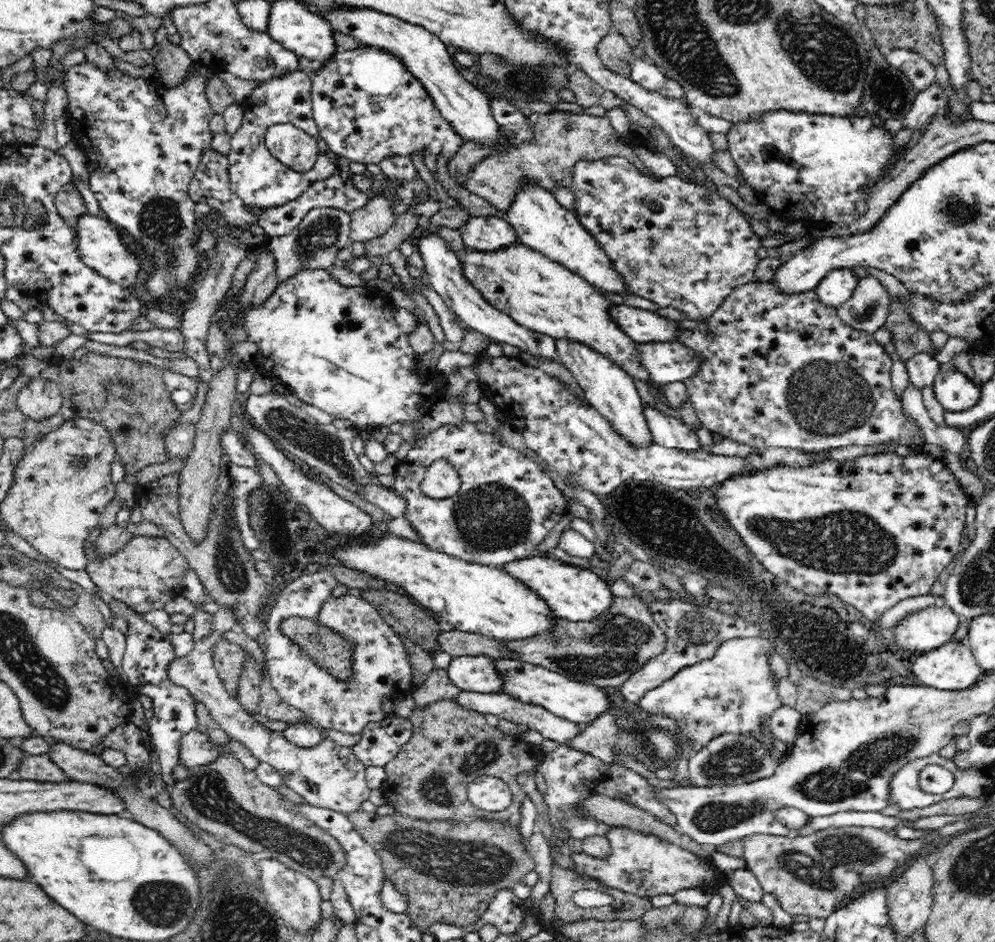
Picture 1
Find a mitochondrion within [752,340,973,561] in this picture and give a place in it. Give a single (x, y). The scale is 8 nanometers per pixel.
(826, 398)

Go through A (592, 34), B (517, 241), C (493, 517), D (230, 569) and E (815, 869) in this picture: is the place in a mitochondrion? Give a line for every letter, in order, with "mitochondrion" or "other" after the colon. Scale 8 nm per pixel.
A: other
B: other
C: mitochondrion
D: mitochondrion
E: mitochondrion

